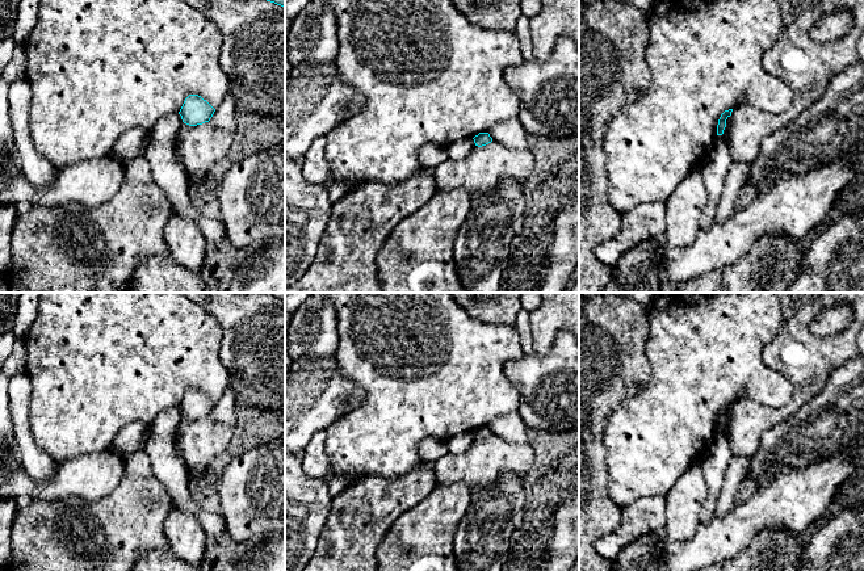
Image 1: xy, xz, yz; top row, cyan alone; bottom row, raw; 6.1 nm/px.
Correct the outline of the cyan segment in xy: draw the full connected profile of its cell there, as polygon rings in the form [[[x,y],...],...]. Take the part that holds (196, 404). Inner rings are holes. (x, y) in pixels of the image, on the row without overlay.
[[[189,389],[185,392],[179,408],[181,410],[184,417],[197,420],[209,416],[214,406],[215,403],[201,390]]]

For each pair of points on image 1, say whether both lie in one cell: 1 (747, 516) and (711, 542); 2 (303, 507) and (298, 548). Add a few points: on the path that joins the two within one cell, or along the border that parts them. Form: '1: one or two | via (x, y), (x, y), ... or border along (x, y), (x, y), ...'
1: one | via (738, 525), (720, 540)
2: one | via (298, 517), (298, 537)

